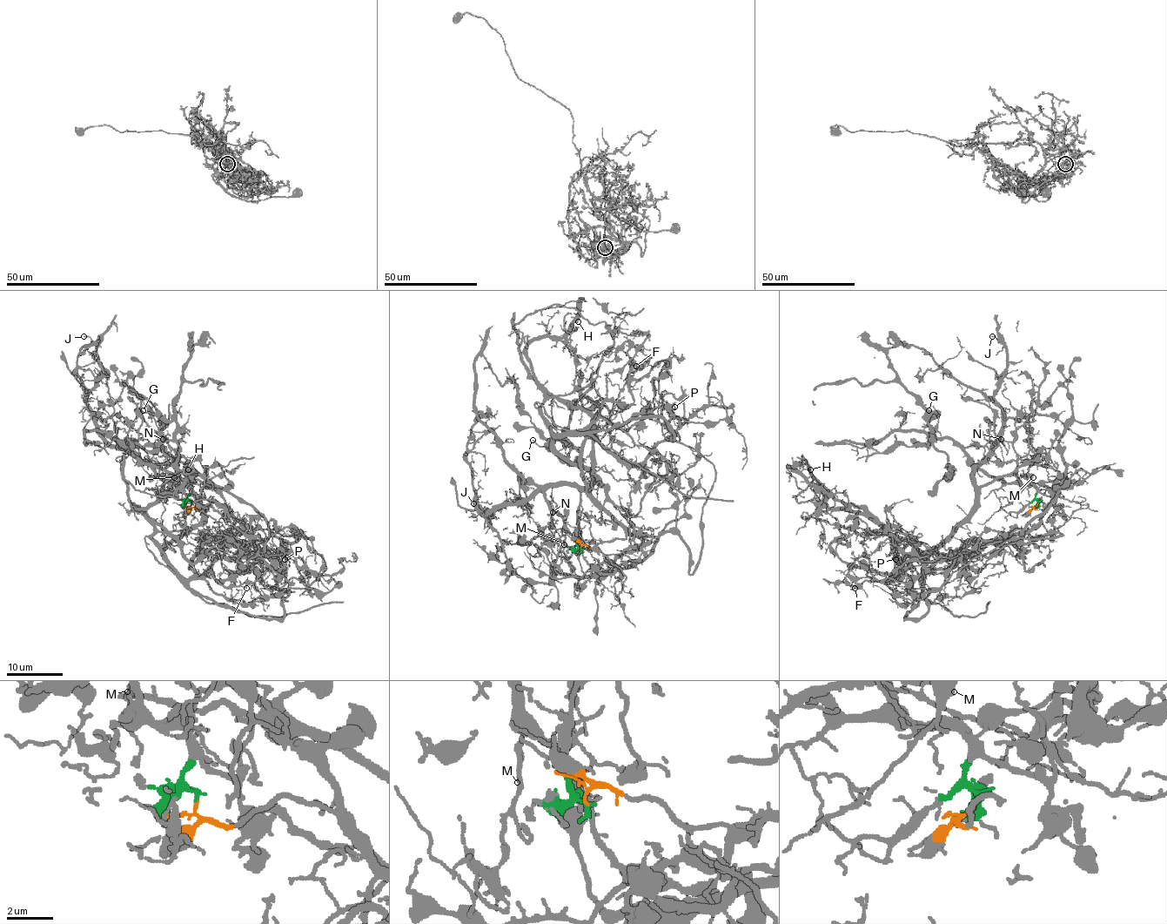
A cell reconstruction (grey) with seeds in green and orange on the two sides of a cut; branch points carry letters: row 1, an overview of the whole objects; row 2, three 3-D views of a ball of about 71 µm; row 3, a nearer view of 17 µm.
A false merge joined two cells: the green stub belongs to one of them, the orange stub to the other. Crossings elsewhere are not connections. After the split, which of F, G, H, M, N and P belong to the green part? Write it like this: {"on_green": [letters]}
{"on_green": ["G", "M", "N"]}

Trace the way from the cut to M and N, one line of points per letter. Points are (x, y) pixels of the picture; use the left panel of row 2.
M: (191, 504), (188, 498), (190, 487), (184, 486), (176, 475), (174, 477)
N: (191, 504), (188, 498), (190, 487), (177, 479), (176, 463), (165, 454), (162, 445), (163, 440)

